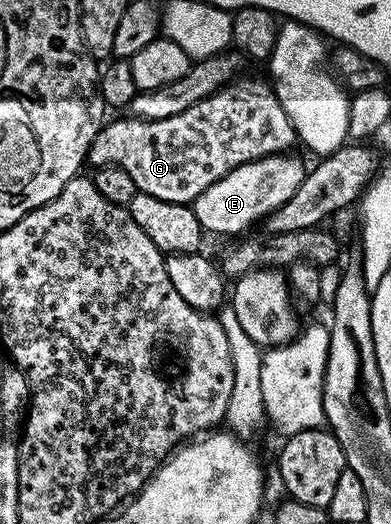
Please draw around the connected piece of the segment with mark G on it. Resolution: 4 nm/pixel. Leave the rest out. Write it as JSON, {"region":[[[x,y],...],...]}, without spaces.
{"region":[[[237,76],[236,80],[229,81],[214,95],[210,95],[206,99],[202,99],[198,103],[194,103],[194,107],[186,107],[186,111],[182,111],[178,115],[170,115],[170,119],[154,119],[153,121],[144,121],[140,117],[131,115],[120,115],[117,121],[109,120],[100,126],[98,135],[94,135],[94,143],[90,143],[88,148],[87,164],[92,167],[101,165],[117,165],[122,167],[122,171],[126,171],[130,175],[130,179],[134,179],[137,190],[146,195],[154,195],[154,199],[166,199],[170,203],[182,203],[183,205],[191,205],[193,201],[198,199],[198,195],[202,195],[202,191],[206,191],[206,187],[210,187],[214,183],[218,183],[218,179],[222,179],[230,171],[234,171],[238,167],[242,167],[251,161],[261,161],[264,157],[274,157],[284,155],[289,152],[288,149],[293,144],[297,144],[298,138],[294,127],[290,123],[290,119],[286,115],[286,111],[282,111],[282,103],[278,103],[276,98],[276,90],[272,88],[267,80],[264,81],[260,77],[244,77]]]}

